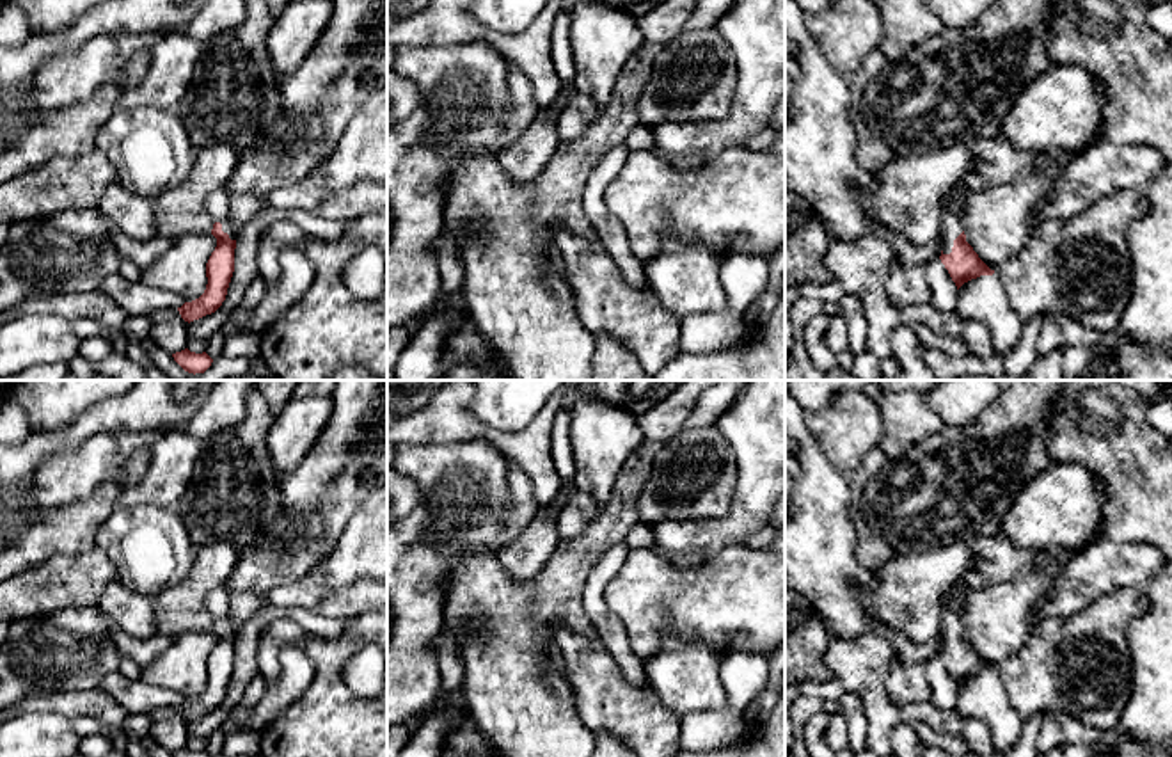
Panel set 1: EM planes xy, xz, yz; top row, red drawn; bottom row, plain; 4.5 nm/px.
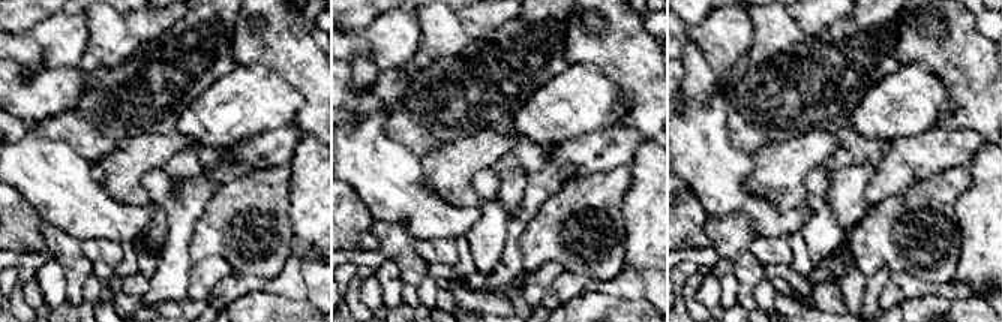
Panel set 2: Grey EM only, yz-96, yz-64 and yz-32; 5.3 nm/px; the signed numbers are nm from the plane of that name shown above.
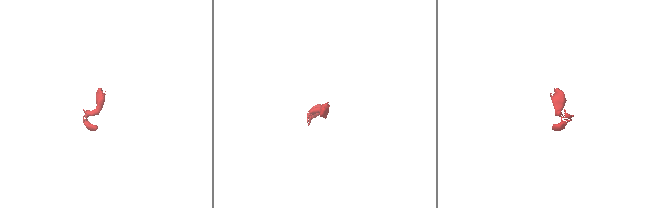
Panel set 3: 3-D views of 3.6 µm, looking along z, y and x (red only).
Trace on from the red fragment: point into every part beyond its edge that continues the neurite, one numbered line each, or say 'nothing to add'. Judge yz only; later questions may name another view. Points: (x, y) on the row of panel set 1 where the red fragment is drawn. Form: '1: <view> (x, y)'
1: yz (998, 160)

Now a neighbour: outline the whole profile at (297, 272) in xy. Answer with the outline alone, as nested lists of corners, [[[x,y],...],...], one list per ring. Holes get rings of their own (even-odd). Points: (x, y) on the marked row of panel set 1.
[[[286,249],[279,256],[281,272],[273,284],[266,284],[261,304],[247,320],[247,331],[261,334],[275,318],[297,302],[314,281],[313,261],[297,249]]]

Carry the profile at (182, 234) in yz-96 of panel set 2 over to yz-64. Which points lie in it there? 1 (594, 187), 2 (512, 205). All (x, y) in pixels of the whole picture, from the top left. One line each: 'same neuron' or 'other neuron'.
1: other neuron
2: other neuron

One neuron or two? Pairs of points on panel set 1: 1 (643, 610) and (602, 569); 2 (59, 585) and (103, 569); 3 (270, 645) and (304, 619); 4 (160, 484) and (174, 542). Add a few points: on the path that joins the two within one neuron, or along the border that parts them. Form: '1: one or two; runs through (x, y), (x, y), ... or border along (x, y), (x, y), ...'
1: two; border along (631, 549), (604, 589), (604, 603), (618, 619)
2: one; runs through (70, 581), (77, 581), (93, 571)
3: two; border along (265, 626), (277, 619), (293, 619), (308, 633)
4: two; border along (174, 505), (125, 507)

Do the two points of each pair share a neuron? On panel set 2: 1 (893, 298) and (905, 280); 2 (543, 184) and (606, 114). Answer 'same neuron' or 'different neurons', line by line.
1: same neuron
2: different neurons

